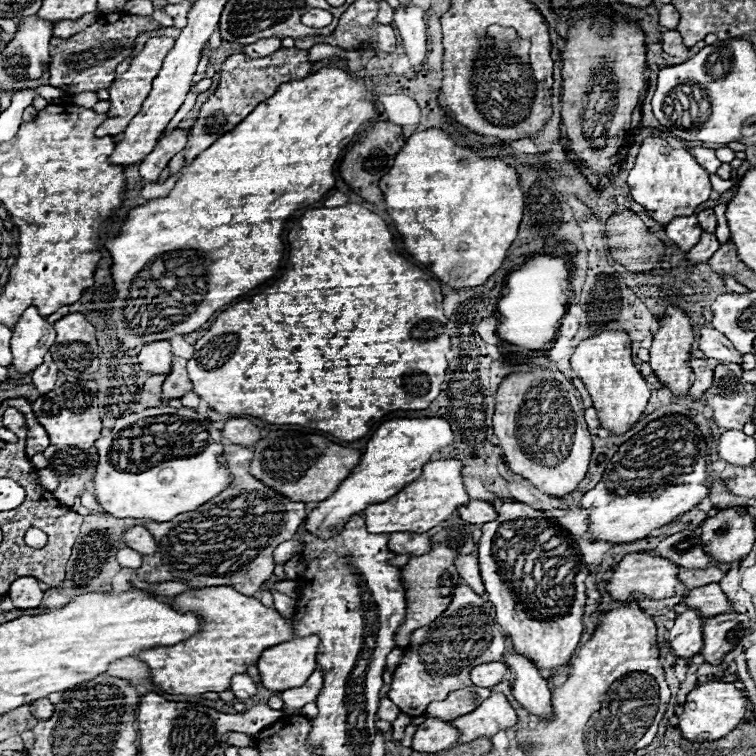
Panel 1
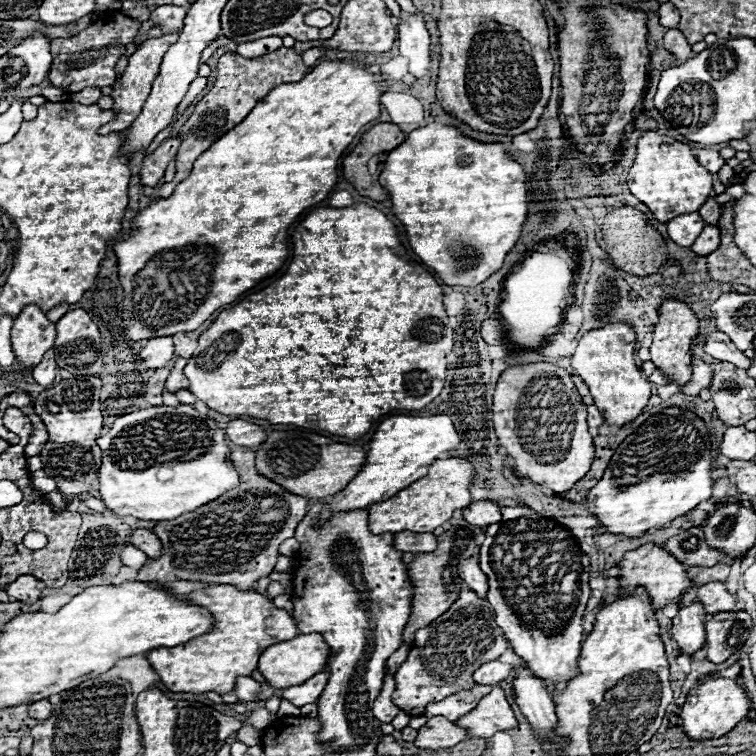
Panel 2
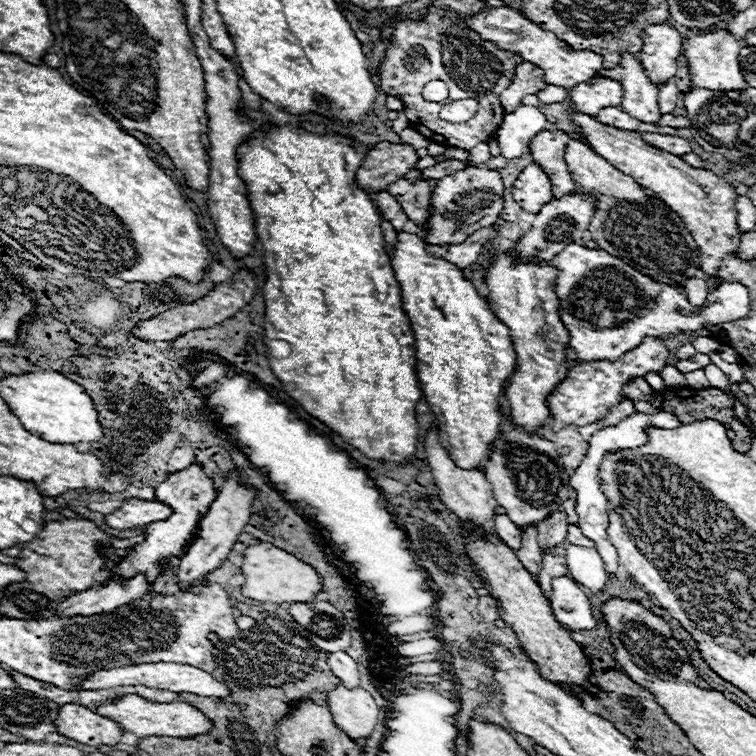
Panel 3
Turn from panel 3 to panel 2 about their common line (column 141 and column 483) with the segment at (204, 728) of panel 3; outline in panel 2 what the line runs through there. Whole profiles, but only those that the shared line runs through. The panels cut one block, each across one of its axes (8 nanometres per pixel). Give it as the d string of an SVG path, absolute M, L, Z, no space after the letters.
M494 686L492 692L486 694L472 712L456 720L456 724L468 728L468 734L474 738L492 738L500 730L510 730L518 726L500 686Z

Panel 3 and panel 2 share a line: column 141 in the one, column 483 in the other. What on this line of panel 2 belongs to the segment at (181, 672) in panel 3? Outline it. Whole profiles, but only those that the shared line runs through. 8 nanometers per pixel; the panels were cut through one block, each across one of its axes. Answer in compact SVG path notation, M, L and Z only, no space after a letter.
M492 660L482 664L476 672L474 672L474 680L476 684L488 684L488 686L496 686L502 680L506 680L512 674L512 666L504 664L500 660Z

